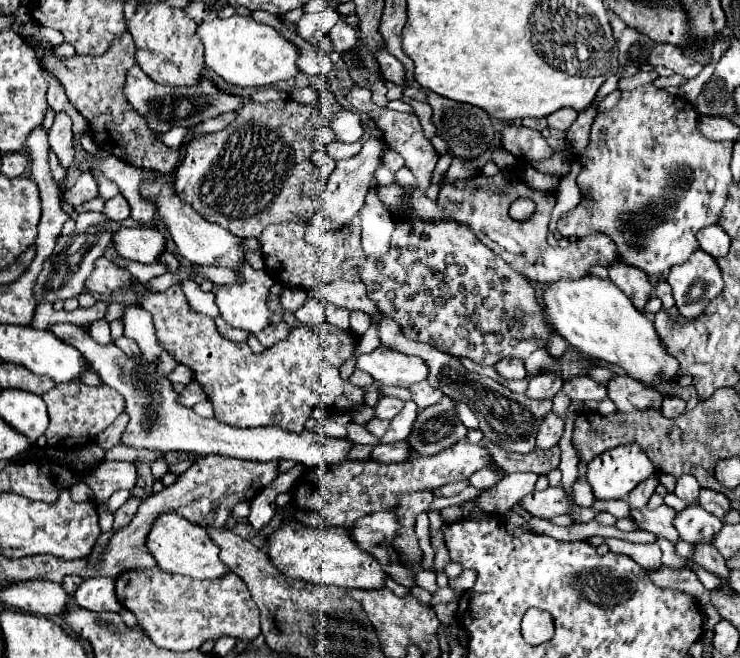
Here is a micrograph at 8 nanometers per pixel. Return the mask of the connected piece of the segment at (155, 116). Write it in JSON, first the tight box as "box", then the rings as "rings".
{"box":[123,64,241,132],"rings":[[[137,64],[133,68],[129,68],[129,72],[125,76],[123,94],[129,100],[129,104],[133,106],[133,110],[137,110],[137,114],[141,114],[147,120],[147,126],[153,132],[167,132],[173,126],[193,128],[193,126],[201,124],[203,120],[209,120],[209,118],[219,116],[223,112],[233,112],[241,106],[241,98],[217,90],[215,84],[207,78],[201,78],[201,82],[191,88],[189,86],[185,86],[185,88],[163,86],[163,84],[153,82]]]}

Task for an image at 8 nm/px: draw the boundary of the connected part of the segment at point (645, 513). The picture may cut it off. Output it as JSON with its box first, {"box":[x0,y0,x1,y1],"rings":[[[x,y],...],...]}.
{"box":[629,506,679,542],"rings":[[[643,506],[643,508],[629,508],[629,514],[631,514],[631,520],[645,532],[653,532],[655,536],[661,536],[661,538],[667,538],[669,542],[677,542],[679,536],[677,536],[677,530],[673,528],[673,518],[675,518],[675,510],[669,508],[669,506],[659,506],[655,510]]]}

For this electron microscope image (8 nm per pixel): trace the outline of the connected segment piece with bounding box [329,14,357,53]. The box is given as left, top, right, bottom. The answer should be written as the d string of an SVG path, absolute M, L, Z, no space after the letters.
M339 14L339 20L331 29L329 36L332 40L334 50L343 53L355 45L357 35L355 30L343 21L342 15Z

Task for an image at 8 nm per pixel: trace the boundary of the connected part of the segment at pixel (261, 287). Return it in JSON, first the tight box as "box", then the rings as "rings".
{"box":[217,260,275,334],"rings":[[[243,260],[239,270],[243,274],[245,284],[241,284],[241,286],[221,286],[219,292],[217,292],[217,306],[221,310],[221,318],[225,318],[225,322],[229,326],[245,330],[249,334],[257,334],[265,326],[269,326],[269,322],[271,322],[271,310],[267,308],[265,296],[269,294],[269,288],[275,284],[275,280],[263,270],[253,270],[246,260]]]}

